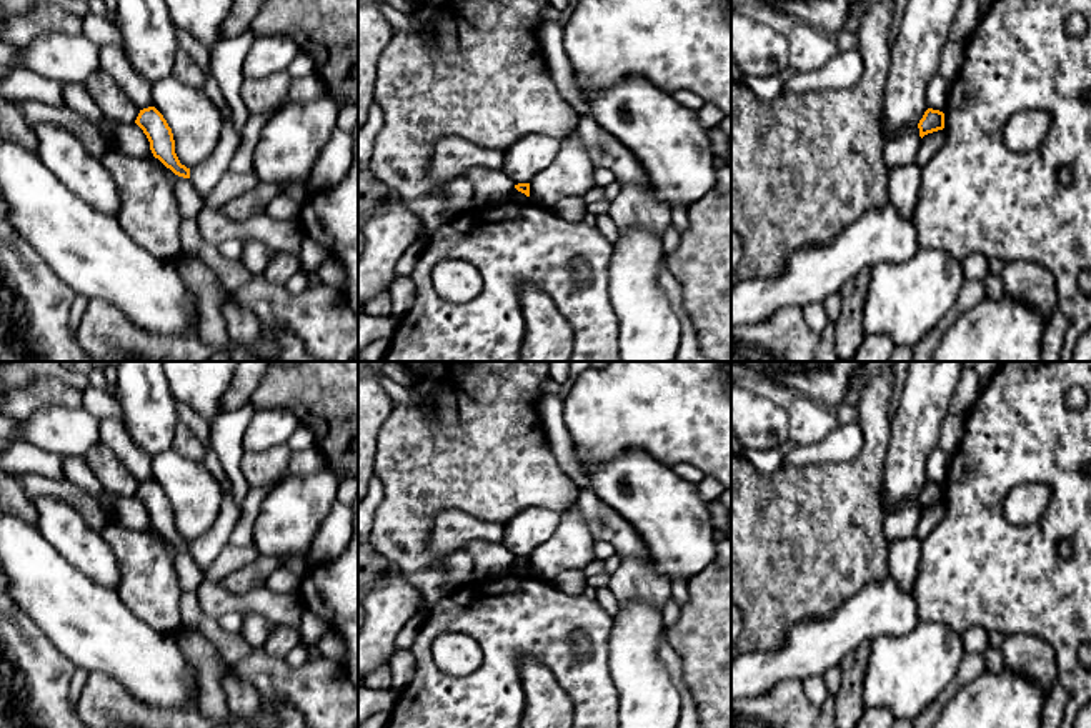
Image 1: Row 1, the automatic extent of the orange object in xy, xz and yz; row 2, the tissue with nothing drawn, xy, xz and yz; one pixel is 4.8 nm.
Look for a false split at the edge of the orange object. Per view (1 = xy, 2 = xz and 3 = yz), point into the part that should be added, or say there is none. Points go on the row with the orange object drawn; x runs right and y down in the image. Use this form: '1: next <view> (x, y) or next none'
1: next none
2: next none
3: next none

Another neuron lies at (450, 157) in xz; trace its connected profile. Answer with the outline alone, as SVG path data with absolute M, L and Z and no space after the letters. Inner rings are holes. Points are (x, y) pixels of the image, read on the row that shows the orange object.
M445 137L431 148L426 175L435 183L448 183L463 177L471 167L501 170L503 153L501 150L481 150L460 137Z

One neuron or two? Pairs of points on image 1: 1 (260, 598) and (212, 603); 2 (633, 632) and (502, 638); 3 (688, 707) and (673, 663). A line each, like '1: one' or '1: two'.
1: one
2: two
3: one

